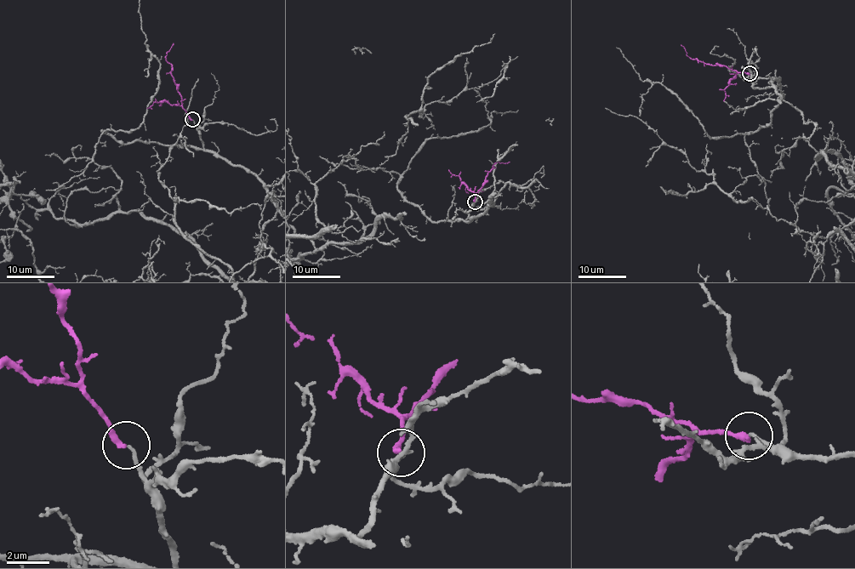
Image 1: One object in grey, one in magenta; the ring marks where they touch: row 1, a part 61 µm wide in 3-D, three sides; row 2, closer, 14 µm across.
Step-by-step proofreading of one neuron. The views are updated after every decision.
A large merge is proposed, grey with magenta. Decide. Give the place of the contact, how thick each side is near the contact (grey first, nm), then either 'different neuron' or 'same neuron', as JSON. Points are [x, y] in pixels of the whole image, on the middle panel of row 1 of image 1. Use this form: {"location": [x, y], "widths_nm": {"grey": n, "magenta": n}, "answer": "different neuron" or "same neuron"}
{"location": [475, 201], "widths_nm": {"grey": 150, "magenta": 280}, "answer": "same neuron"}

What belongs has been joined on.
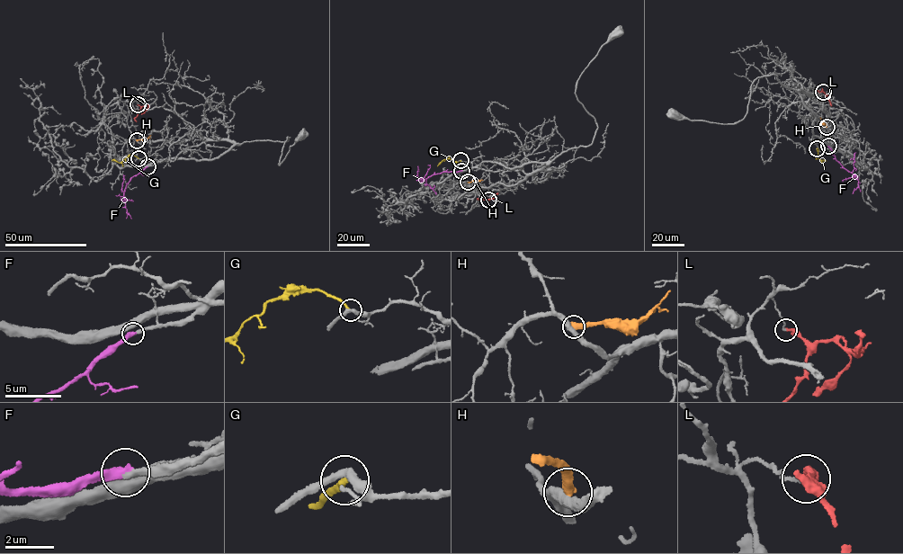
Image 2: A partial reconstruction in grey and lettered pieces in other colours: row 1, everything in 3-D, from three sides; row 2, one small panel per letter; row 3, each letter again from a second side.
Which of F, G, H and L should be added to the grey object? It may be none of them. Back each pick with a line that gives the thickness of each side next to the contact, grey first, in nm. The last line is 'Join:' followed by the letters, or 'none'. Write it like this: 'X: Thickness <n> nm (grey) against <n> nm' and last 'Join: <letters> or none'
F: Thickness 280 nm (grey) against 400 nm
Join: F

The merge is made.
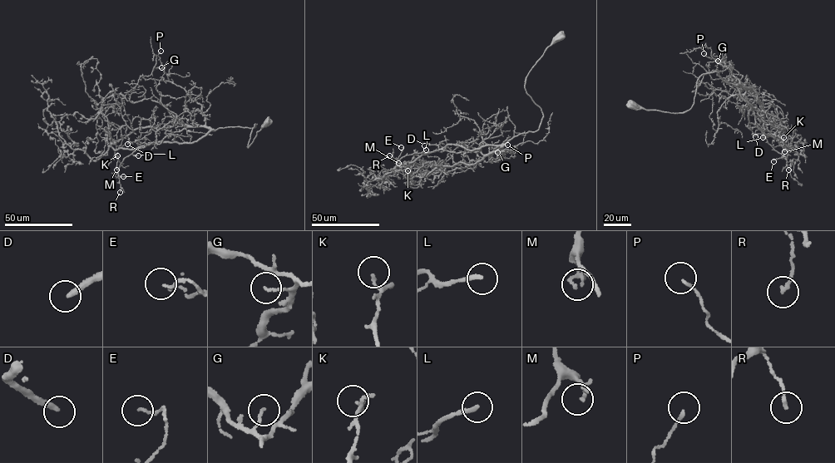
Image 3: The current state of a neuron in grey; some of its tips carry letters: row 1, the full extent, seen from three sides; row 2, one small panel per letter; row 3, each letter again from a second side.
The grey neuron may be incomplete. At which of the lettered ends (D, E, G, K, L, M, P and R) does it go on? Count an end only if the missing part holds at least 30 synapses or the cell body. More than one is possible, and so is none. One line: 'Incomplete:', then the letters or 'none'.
Incomplete: D

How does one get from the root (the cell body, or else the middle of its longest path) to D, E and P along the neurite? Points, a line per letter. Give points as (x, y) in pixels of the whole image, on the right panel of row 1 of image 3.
D: (634, 104), (684, 111), (694, 103), (698, 78), (716, 71), (751, 105), (755, 136)
E: (634, 104), (684, 111), (698, 78), (716, 71), (736, 87), (751, 105), (749, 121), (783, 155), (773, 161)
P: (634, 104), (680, 113), (693, 104), (702, 75), (716, 71), (739, 83), (733, 62), (704, 53)

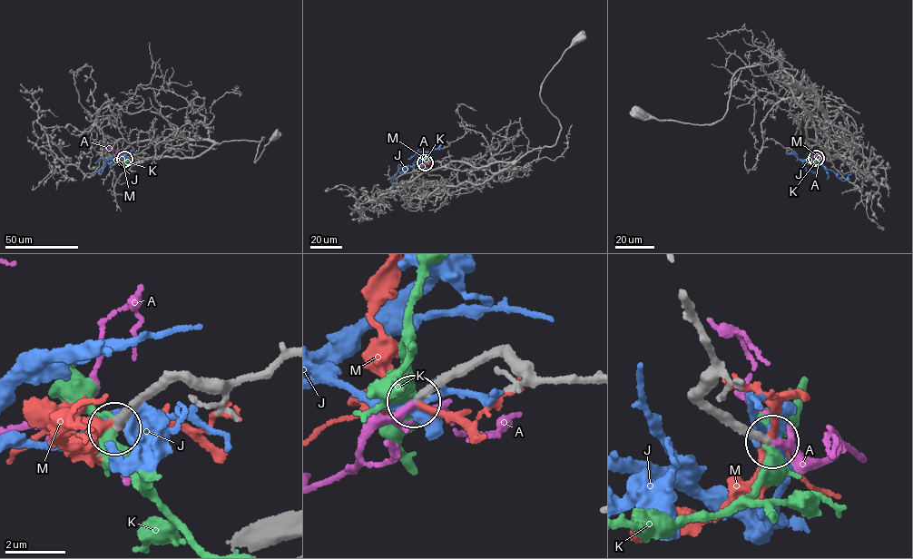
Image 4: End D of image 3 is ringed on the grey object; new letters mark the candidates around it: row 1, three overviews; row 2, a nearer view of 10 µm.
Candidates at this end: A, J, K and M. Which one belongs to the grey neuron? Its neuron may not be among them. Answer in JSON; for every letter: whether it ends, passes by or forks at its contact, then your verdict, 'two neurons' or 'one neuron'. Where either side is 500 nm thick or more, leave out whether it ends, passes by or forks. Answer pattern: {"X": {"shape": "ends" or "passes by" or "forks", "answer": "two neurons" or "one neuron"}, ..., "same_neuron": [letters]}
{"A": {"shape": "ends", "answer": "one neuron"}, "J": {"shape": "forks", "answer": "two neurons"}, "K": {"shape": "passes by", "answer": "two neurons"}, "M": {"shape": "forks", "answer": "two neurons"}, "same_neuron": ["A"]}

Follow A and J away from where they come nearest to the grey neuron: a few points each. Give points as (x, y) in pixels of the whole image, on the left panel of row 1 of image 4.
A: (124, 159), (119, 159), (112, 148), (105, 149)
J: (124, 158), (107, 161), (103, 171), (100, 174), (98, 171)

